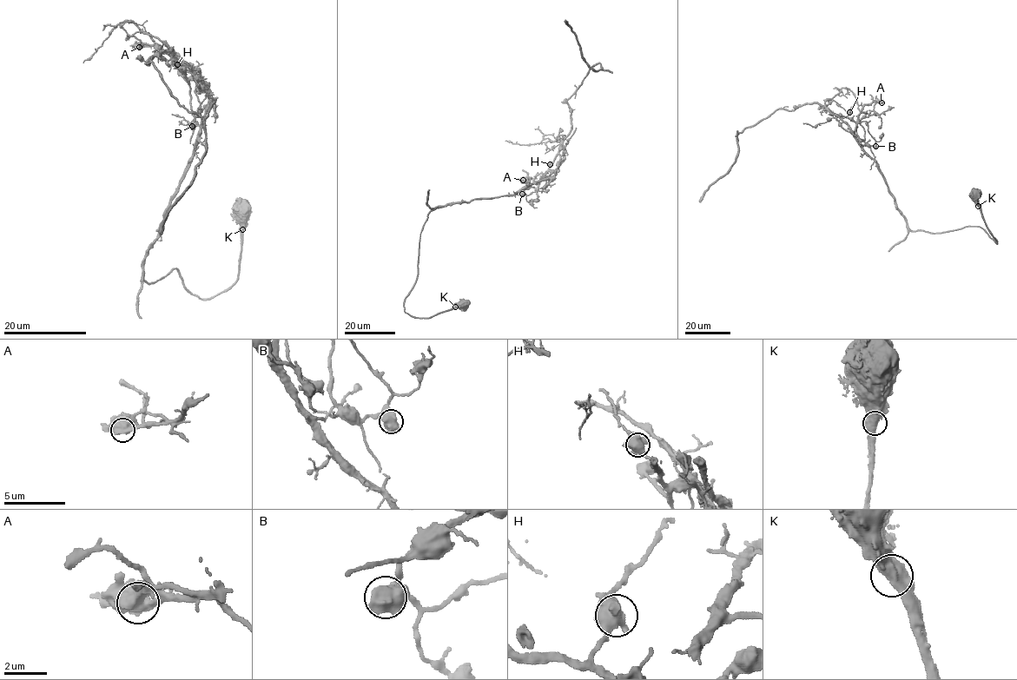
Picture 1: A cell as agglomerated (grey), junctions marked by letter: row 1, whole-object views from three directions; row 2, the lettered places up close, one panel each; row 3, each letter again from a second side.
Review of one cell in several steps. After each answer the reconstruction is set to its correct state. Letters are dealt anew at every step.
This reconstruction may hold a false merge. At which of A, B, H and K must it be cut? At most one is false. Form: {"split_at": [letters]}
{"split_at": ["A"]}

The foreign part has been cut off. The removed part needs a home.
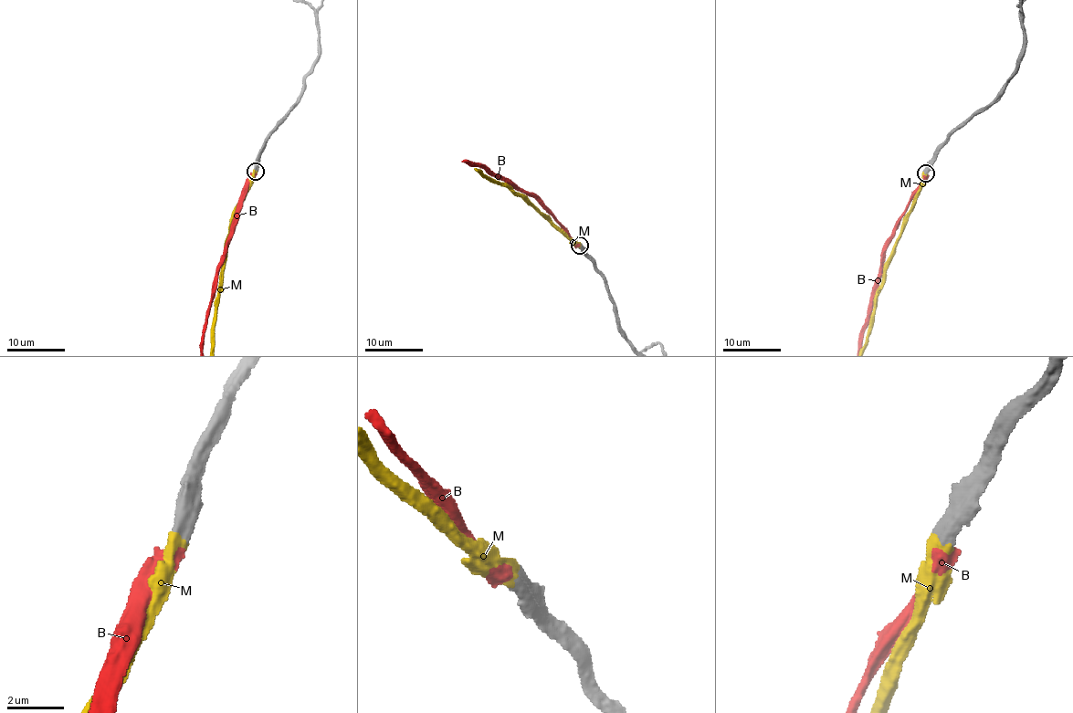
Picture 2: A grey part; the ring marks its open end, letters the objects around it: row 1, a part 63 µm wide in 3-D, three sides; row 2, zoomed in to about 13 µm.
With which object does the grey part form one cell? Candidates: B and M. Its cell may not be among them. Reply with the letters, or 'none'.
M

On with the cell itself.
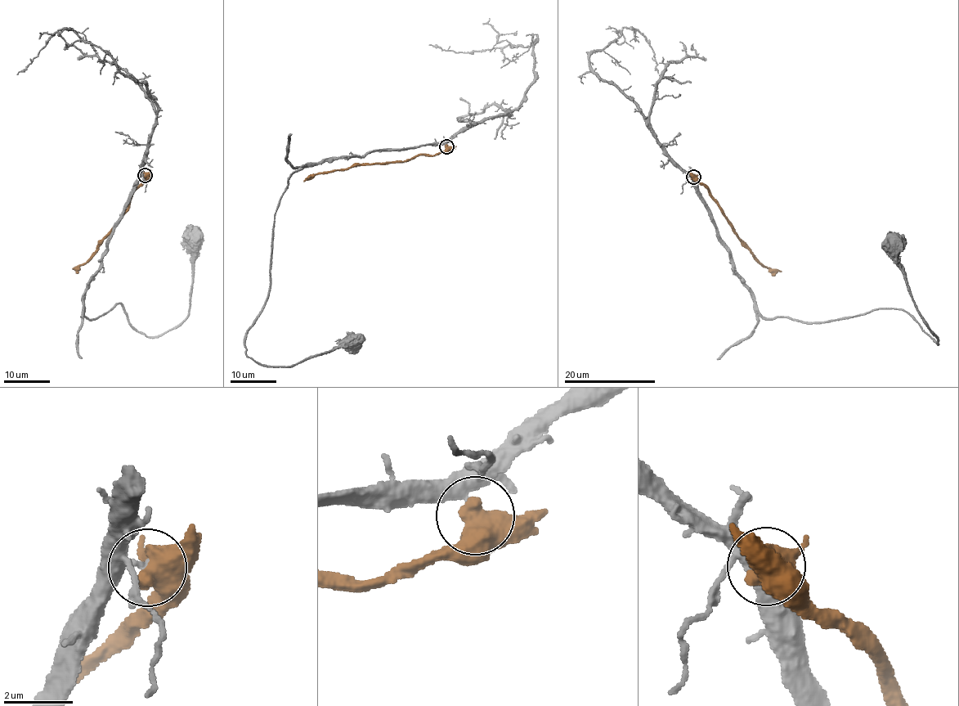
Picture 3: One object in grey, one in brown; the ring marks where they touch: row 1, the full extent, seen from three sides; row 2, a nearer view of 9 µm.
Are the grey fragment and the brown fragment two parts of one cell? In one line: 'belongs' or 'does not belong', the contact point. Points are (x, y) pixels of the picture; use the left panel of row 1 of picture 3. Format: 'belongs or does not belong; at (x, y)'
does not belong; at (145, 175)

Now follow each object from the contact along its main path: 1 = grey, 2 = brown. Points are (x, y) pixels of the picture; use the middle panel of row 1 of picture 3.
1: (447, 146), (328, 158), (291, 175), (280, 199), (269, 292), (247, 354), (292, 366), (352, 342)
2: (447, 146), (433, 155), (416, 155), (402, 161), (354, 164), (344, 169), (309, 177), (303, 181)

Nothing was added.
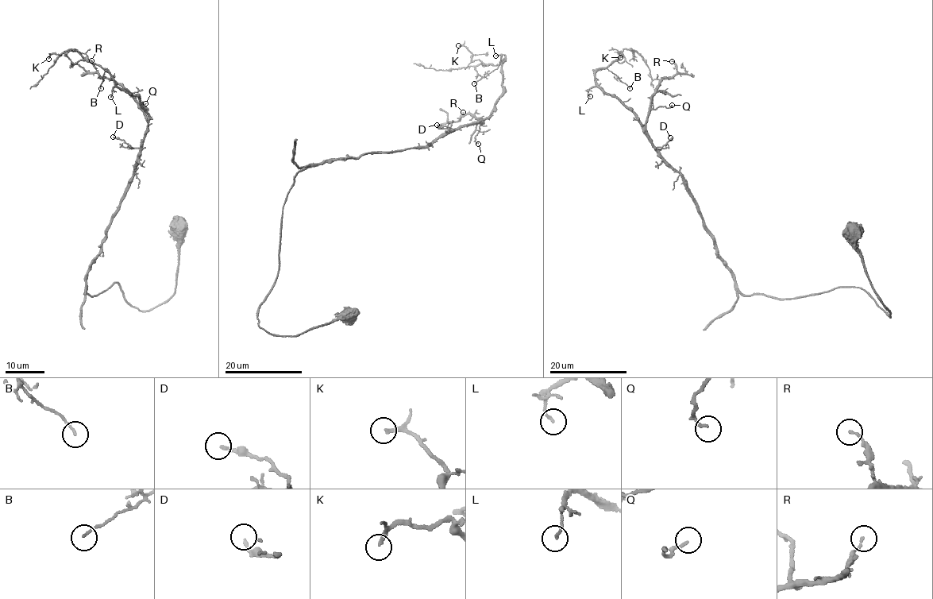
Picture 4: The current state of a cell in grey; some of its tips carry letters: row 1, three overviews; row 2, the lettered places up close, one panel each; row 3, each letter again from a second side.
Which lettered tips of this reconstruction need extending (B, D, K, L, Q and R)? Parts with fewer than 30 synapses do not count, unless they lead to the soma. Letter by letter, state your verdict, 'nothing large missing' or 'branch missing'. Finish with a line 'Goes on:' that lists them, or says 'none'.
B: nothing large missing
D: nothing large missing
K: nothing large missing
L: nothing large missing
Q: nothing large missing
R: nothing large missing
Goes on: none

